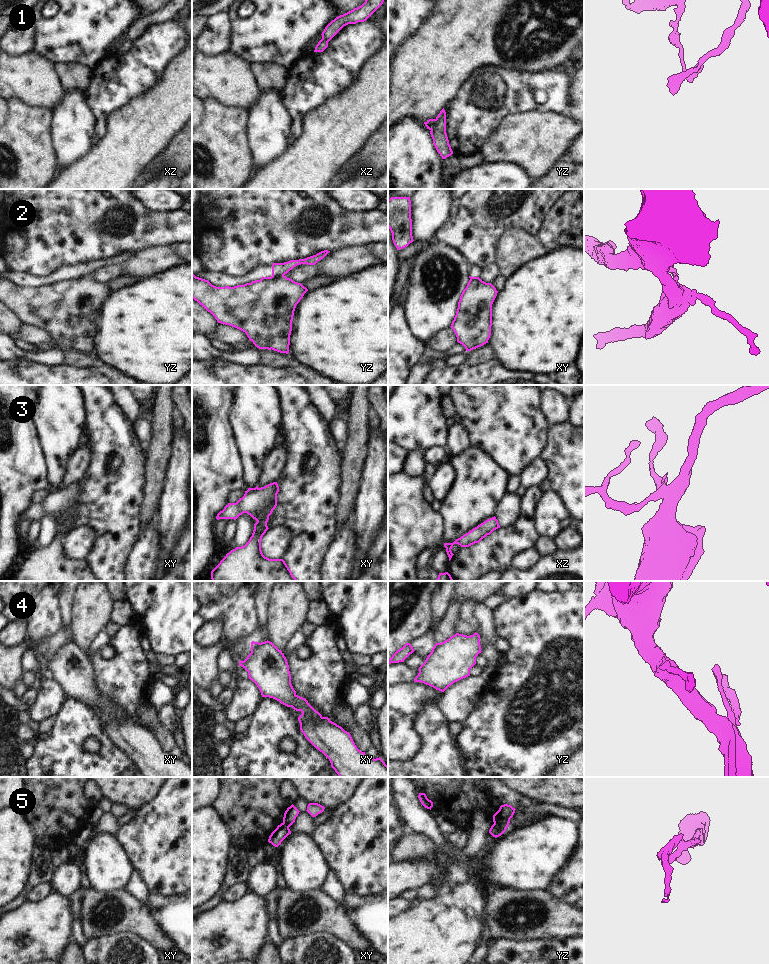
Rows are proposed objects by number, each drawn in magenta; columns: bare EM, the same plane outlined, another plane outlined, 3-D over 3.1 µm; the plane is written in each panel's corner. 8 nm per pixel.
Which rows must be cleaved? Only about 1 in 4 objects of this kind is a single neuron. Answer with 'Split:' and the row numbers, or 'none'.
Split: 1, 2, 3, 4, 5

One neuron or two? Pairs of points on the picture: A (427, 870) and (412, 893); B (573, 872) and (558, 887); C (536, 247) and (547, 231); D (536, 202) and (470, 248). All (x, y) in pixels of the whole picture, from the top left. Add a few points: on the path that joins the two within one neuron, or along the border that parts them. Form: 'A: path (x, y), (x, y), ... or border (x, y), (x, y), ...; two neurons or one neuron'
A: border (417, 888), (407, 888), (398, 895); two neurons
B: path (569, 876), (562, 883); one neuron
C: border (535, 235), (548, 250); two neurons
D: path (520, 208), (513, 214), (504, 214), (486, 232); one neuron

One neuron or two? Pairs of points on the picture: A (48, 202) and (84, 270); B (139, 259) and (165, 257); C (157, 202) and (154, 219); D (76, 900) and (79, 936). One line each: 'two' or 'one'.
A: two
B: one
C: two
D: one

